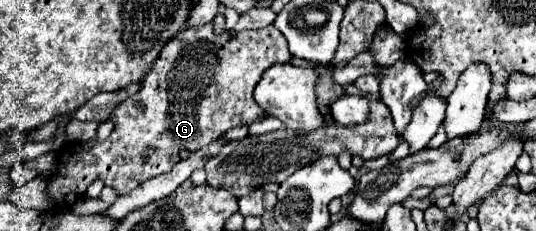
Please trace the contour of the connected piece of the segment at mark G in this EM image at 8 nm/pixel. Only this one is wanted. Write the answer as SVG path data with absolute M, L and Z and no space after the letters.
M212 22L192 26L176 34L176 38L172 38L168 46L164 46L160 58L156 60L156 66L152 66L150 74L142 80L142 88L122 100L110 114L108 120L114 122L114 130L106 140L100 142L92 138L86 142L66 144L62 148L62 156L58 158L58 170L50 180L48 188L58 210L62 210L62 202L64 206L72 206L96 178L102 180L106 186L112 186L118 194L128 194L142 182L170 172L170 168L180 161L180 150L200 150L230 128L244 124L248 126L266 118L266 112L256 104L252 92L270 66L278 62L290 62L286 38L280 34L280 30L276 30L274 24L260 30L242 30L236 34L216 34L212 28Z

